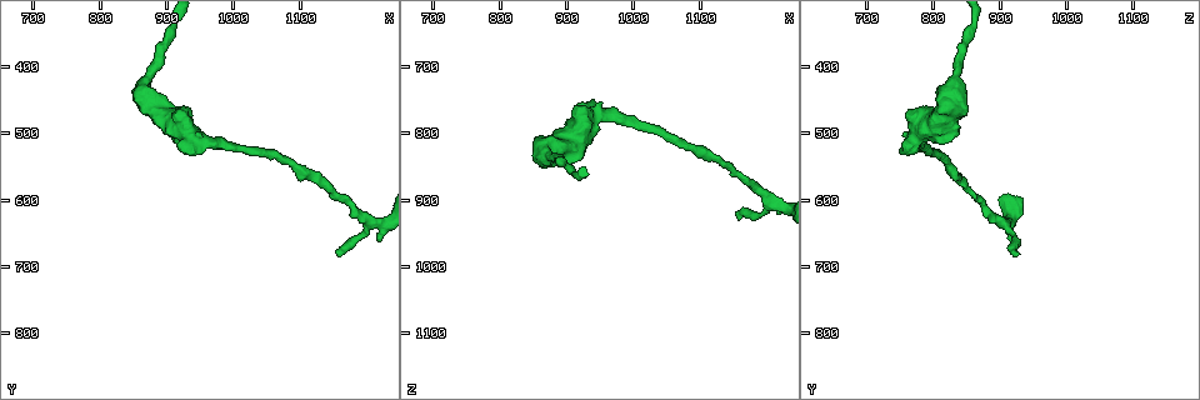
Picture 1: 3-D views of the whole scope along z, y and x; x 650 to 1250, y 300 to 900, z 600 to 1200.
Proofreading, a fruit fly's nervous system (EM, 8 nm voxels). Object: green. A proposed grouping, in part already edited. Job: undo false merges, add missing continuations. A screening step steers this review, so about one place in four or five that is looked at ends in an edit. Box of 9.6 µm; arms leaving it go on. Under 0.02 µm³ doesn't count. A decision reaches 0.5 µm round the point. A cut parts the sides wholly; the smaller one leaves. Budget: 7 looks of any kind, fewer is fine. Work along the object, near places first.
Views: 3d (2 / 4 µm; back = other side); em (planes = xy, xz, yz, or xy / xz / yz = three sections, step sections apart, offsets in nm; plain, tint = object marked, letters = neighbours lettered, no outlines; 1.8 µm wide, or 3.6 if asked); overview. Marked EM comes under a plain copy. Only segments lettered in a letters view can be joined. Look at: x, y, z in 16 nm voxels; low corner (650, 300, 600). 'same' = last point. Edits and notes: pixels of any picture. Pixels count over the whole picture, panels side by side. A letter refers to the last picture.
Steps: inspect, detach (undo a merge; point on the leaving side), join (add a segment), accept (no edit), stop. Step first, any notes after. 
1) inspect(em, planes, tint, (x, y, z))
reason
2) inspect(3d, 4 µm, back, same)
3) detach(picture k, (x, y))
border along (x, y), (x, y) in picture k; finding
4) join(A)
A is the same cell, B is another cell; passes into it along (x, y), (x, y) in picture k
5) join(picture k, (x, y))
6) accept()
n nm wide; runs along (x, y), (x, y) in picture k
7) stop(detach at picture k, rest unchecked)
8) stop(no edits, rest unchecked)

inspect(em, xz, step 8, letters, (1160, 685, 930))
an open end

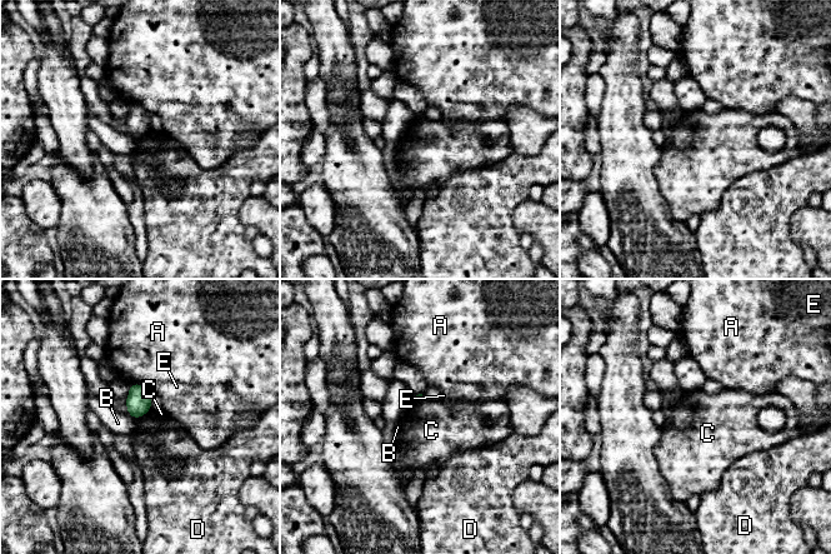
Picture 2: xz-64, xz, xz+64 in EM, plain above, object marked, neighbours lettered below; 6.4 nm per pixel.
inspect(em, planes, letters, same)
another direction

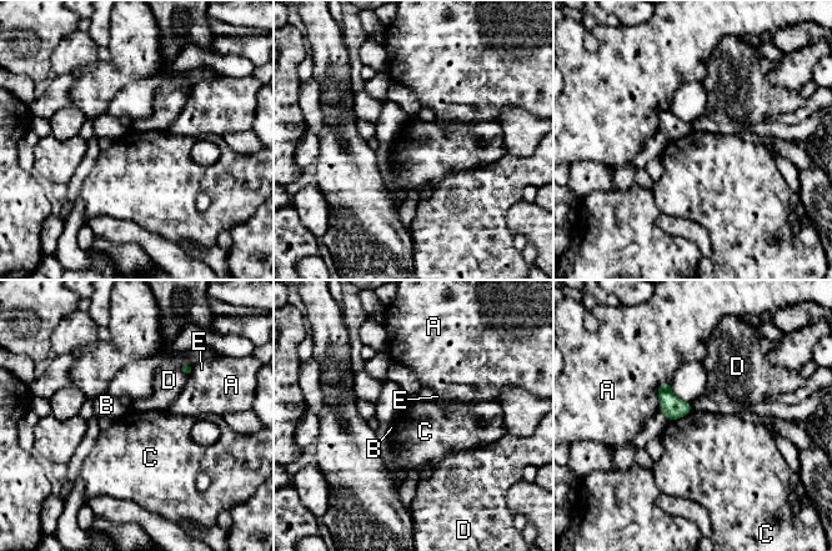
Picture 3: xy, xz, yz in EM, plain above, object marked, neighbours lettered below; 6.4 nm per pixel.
accept()
A, B, C, D and E are other cells; border along (691, 409), (682, 416), (670, 421) in picture 3; no lettered segment goes on from it

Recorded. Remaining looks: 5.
inspect(em, xz, step 4, letters, (945, 515, 770))

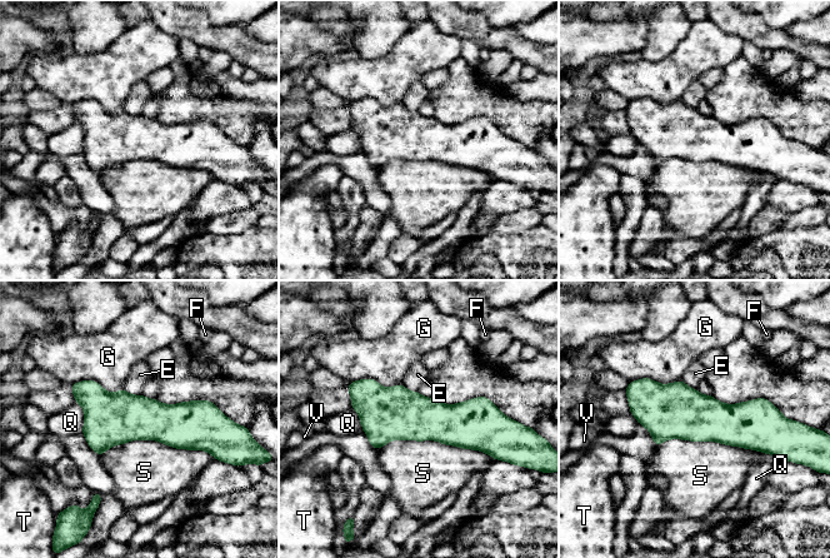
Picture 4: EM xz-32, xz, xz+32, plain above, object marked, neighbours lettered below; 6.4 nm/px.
accept()
E, F, G, Q, S, T and V are other cells; runs along (630, 392), (689, 415), (774, 415) in picture 4; continuous, no second cell

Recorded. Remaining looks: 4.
inspect(em, 3.6 µm, xz, step 16, tint, (875, 415, 830))
calibre changes

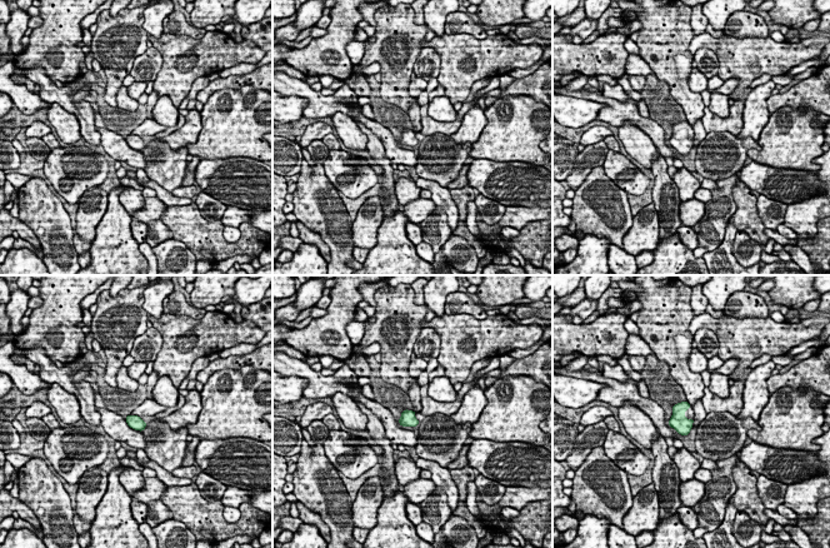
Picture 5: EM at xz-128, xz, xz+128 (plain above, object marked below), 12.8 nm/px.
inspect(em, 3.6 µm, planes, tint, same)
another direction

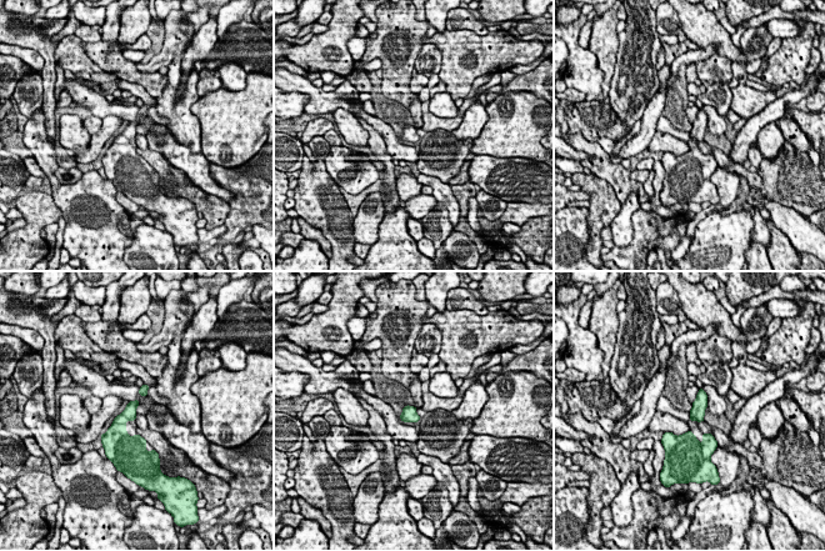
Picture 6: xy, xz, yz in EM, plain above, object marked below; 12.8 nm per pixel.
inspect(em, 3.6 µm, planes, letters, same)

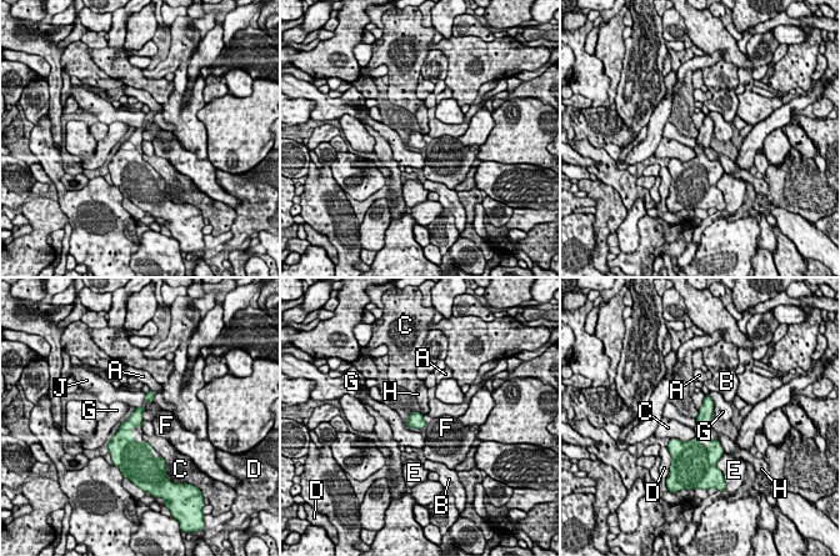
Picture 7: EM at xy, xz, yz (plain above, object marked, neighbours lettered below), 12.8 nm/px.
accept()
C touches over 360 nm; A, B, C, D, E, F, G, H and J are other cells; one cell here

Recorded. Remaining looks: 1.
stop(no edits, rest unchecked)

